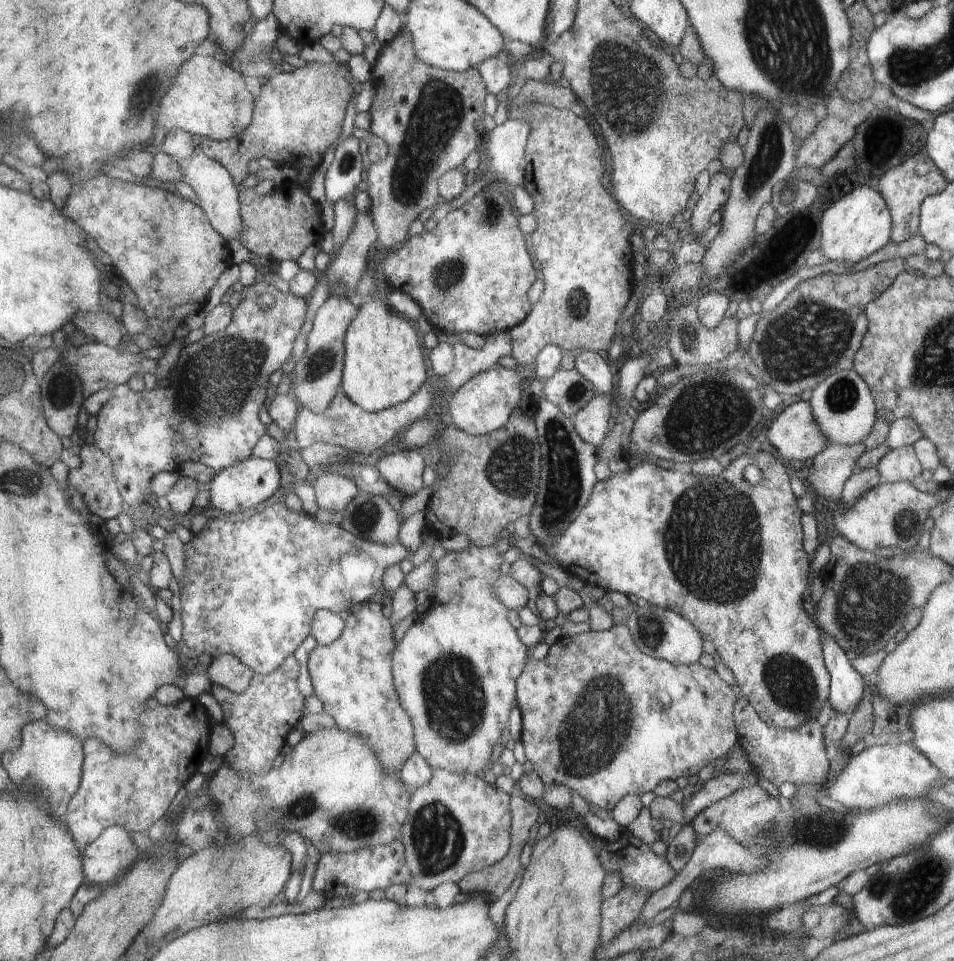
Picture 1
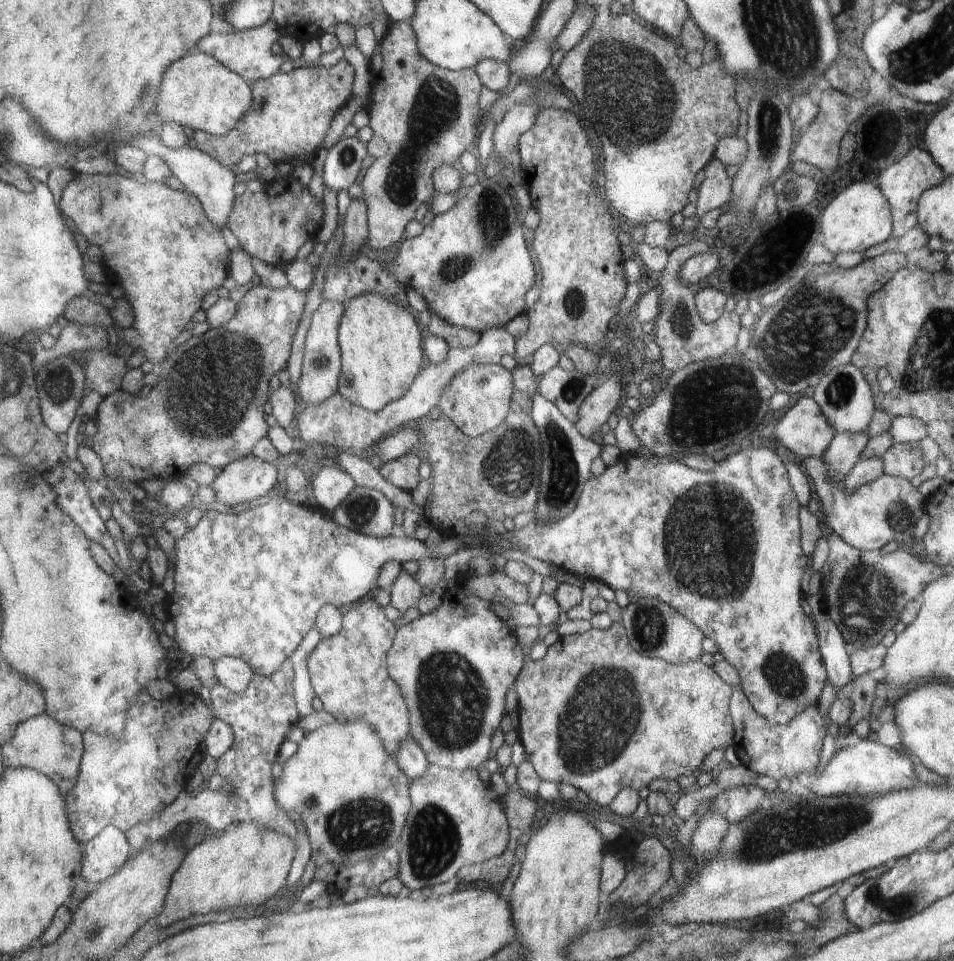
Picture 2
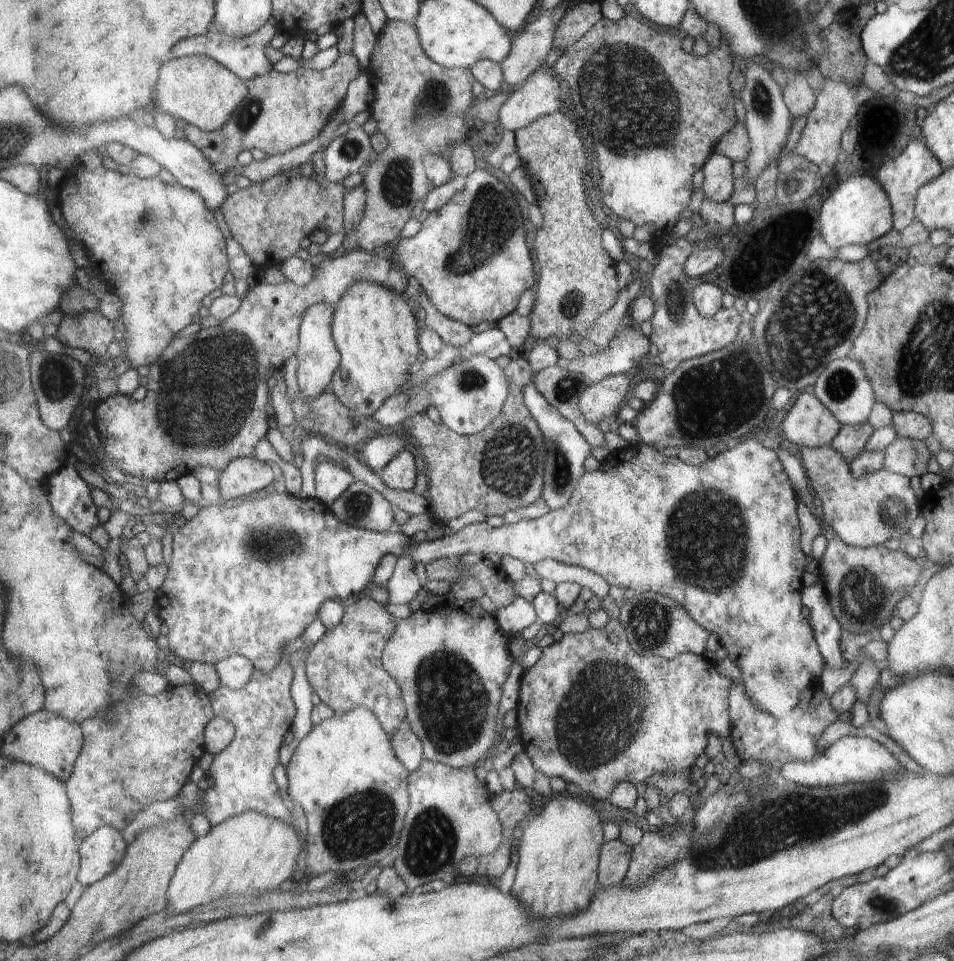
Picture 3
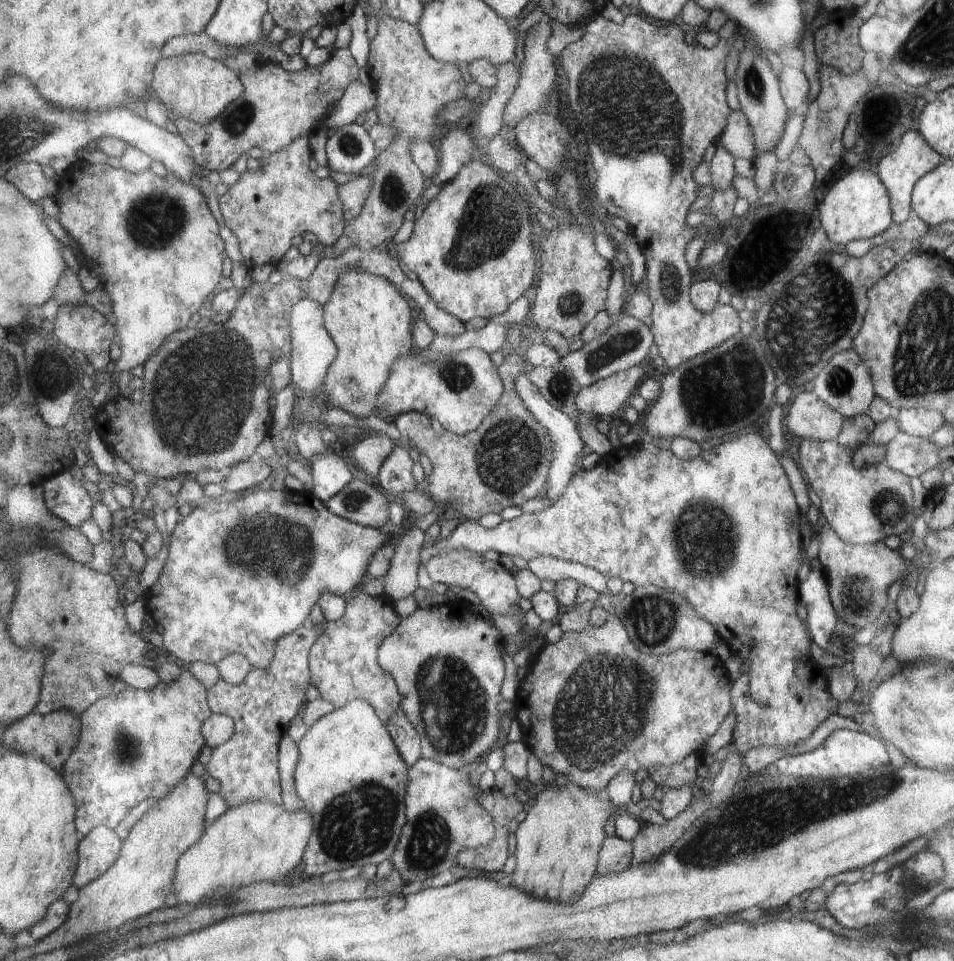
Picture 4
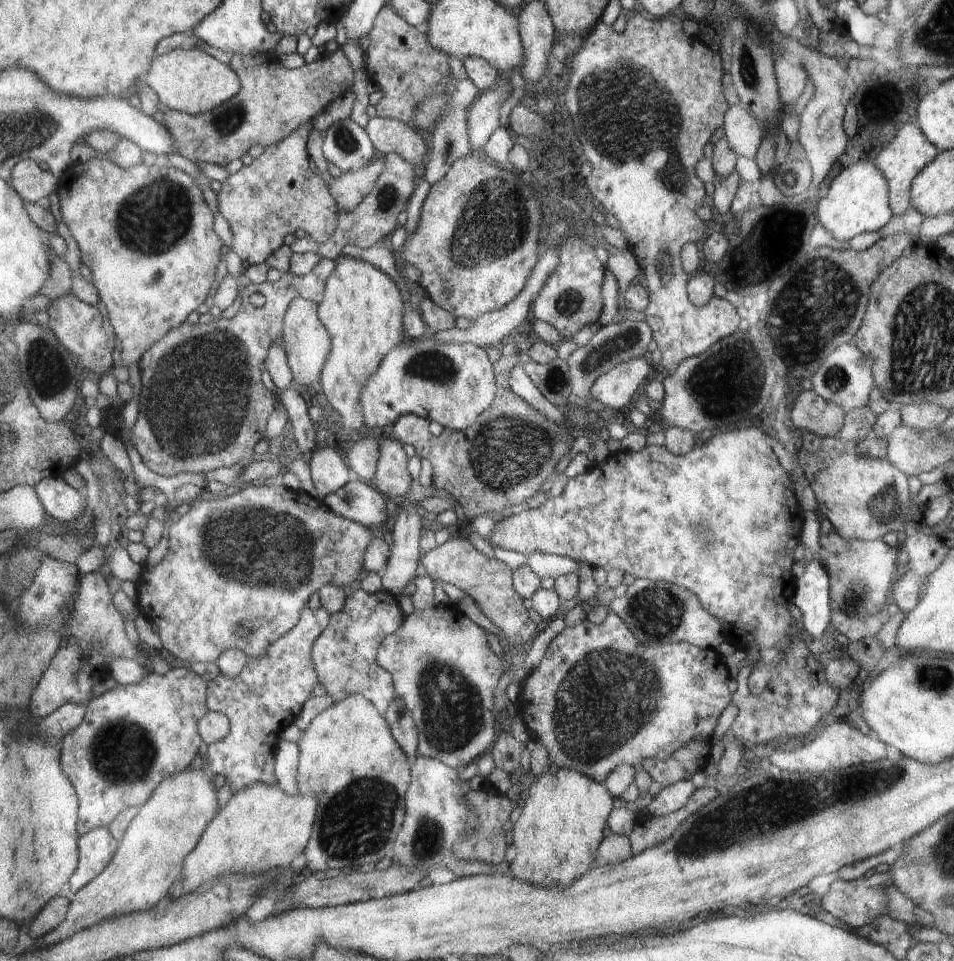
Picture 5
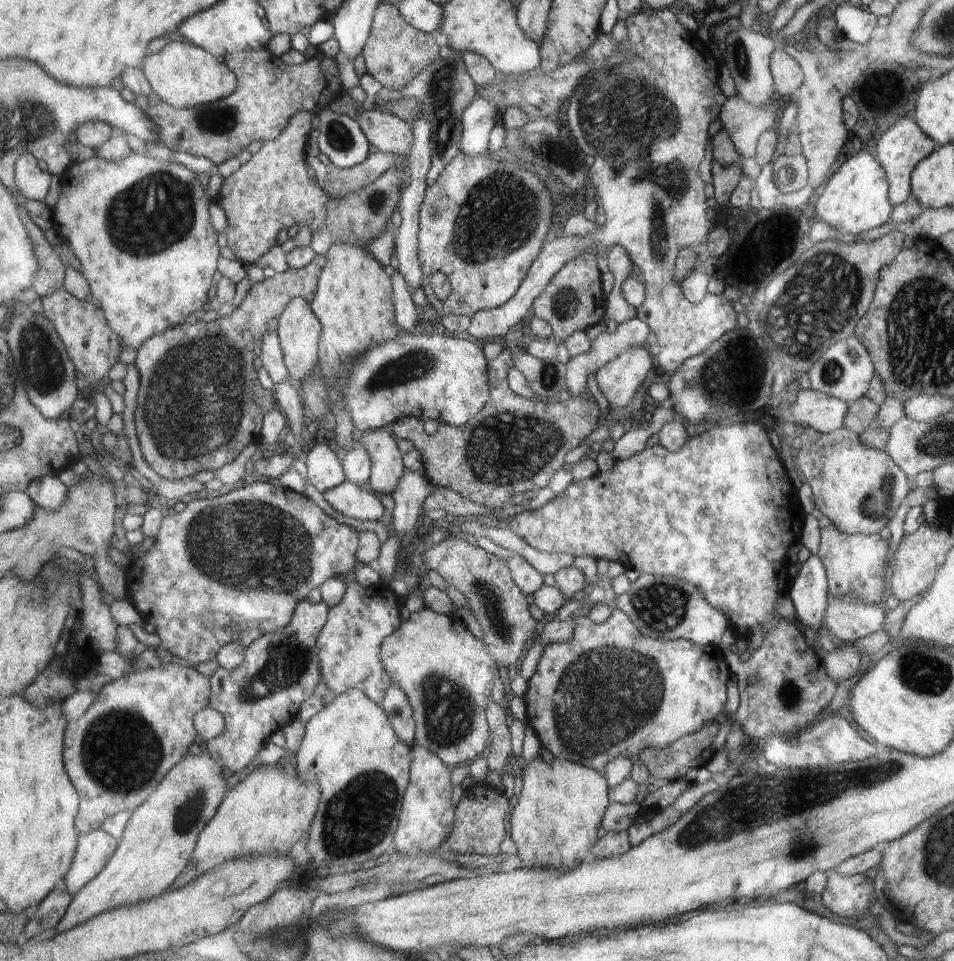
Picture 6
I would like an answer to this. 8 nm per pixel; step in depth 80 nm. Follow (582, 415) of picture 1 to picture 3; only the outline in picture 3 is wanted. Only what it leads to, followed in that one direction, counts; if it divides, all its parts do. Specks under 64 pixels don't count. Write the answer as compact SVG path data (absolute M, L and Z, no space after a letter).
M632 371L628 373L620 373L618 375L610 375L605 376L603 379L600 379L598 382L594 384L588 385L588 388L579 396L578 406L579 410L583 412L584 418L591 423L594 423L598 426L598 422L602 422L606 416L612 416L620 406L623 406L622 400L628 396L628 375L631 375L632 379Z

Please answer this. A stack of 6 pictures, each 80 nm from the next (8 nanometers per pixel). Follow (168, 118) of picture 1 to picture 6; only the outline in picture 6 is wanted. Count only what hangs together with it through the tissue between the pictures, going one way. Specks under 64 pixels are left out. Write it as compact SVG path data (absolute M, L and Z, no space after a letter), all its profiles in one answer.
M168 40L160 52L150 53L144 61L142 73L151 86L156 99L174 108L196 108L215 103L233 95L237 89L237 76L224 62L218 62L212 53L184 40Z

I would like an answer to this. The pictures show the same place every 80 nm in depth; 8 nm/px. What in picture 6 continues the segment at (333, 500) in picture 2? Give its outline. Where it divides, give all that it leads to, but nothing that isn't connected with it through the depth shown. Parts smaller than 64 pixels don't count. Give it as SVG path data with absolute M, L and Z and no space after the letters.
M316 445L306 458L307 477L314 488L324 494L331 488L346 482L344 465L328 445Z

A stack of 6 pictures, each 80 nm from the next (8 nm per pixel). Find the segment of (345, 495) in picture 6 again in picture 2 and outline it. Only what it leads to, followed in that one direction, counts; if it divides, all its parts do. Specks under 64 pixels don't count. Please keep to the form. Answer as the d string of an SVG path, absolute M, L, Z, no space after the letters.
M356 486L331 515L339 525L357 533L389 537L395 523L395 506L380 491Z

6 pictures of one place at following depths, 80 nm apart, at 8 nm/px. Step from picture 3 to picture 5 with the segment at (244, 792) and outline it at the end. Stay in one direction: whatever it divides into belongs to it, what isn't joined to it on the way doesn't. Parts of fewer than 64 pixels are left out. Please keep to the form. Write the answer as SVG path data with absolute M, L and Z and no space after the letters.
M304 608L298 623L292 630L282 634L278 640L268 646L266 654L260 658L248 657L248 663L238 676L224 676L220 672L209 684L209 709L222 712L228 718L230 730L223 740L208 745L208 753L205 766L214 775L222 774L226 778L226 784L233 792L240 792L252 784L272 784L276 786L274 776L274 754L276 754L276 742L280 738L280 732L294 724L298 719L304 703L310 697L310 690L316 684L314 674L313 646L329 627L330 614L323 608Z

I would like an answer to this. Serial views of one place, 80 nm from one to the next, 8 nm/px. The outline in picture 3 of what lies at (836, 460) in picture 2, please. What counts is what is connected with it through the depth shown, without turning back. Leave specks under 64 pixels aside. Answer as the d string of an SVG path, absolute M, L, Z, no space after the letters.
M868 421L856 426L844 425L830 447L838 452L849 464L852 459L865 450L866 443L873 432L873 425Z

